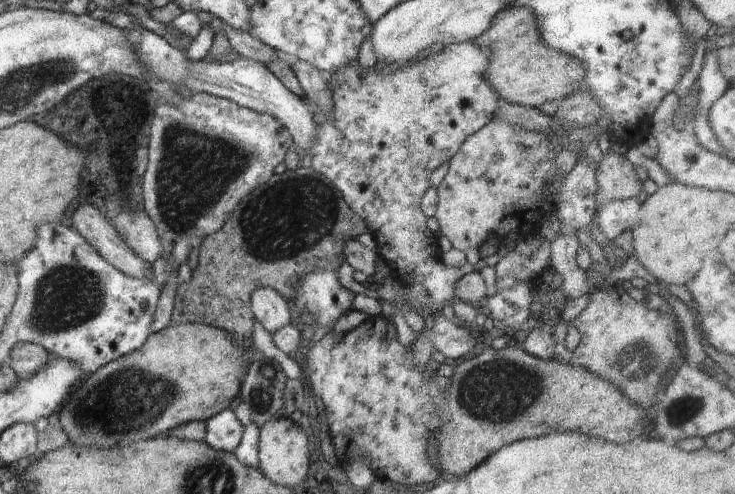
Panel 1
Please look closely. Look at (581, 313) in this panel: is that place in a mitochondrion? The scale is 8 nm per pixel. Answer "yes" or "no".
no

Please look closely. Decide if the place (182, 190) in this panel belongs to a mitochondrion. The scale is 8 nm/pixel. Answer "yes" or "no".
yes

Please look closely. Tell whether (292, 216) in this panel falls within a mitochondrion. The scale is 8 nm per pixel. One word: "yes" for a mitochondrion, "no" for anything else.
yes

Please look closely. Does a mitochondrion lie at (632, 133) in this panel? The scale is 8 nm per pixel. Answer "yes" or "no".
no

